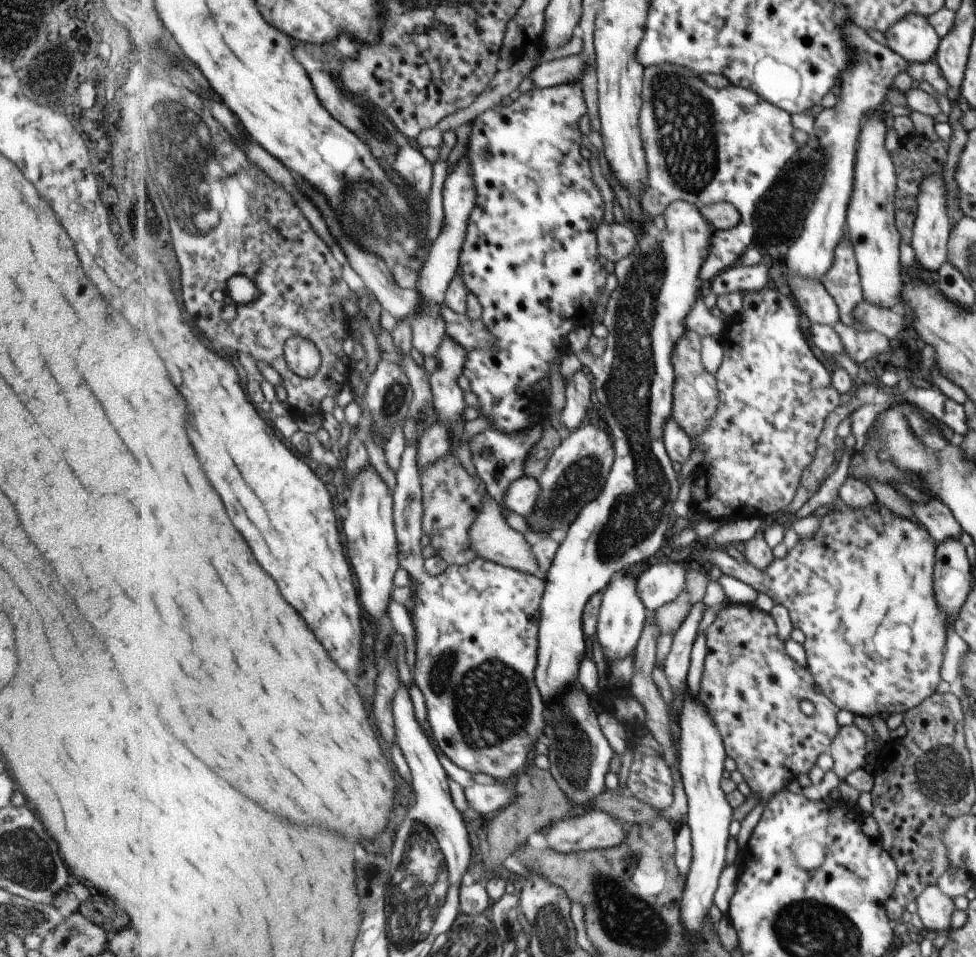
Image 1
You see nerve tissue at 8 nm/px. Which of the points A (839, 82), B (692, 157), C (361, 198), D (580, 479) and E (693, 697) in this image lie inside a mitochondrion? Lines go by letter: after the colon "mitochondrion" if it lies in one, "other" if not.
A: other
B: mitochondrion
C: mitochondrion
D: mitochondrion
E: other

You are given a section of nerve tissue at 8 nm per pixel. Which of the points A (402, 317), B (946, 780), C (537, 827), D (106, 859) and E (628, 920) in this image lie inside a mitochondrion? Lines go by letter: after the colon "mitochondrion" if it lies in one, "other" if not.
A: other
B: mitochondrion
C: other
D: other
E: mitochondrion

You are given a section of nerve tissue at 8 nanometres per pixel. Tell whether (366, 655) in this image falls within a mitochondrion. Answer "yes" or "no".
no

